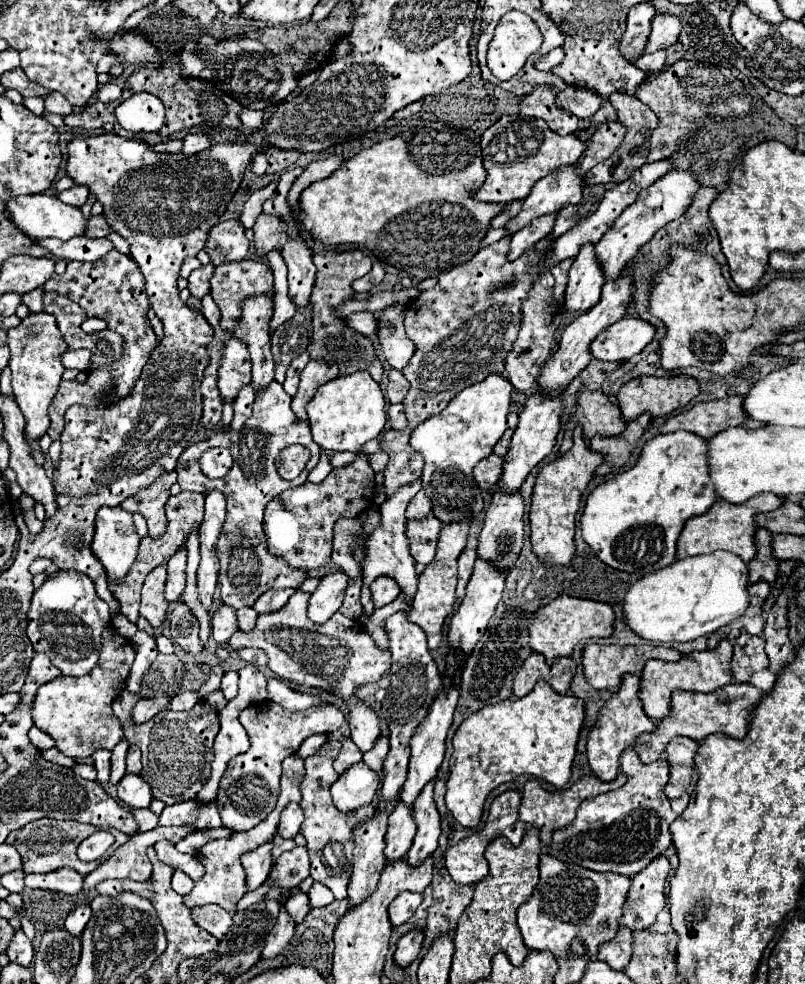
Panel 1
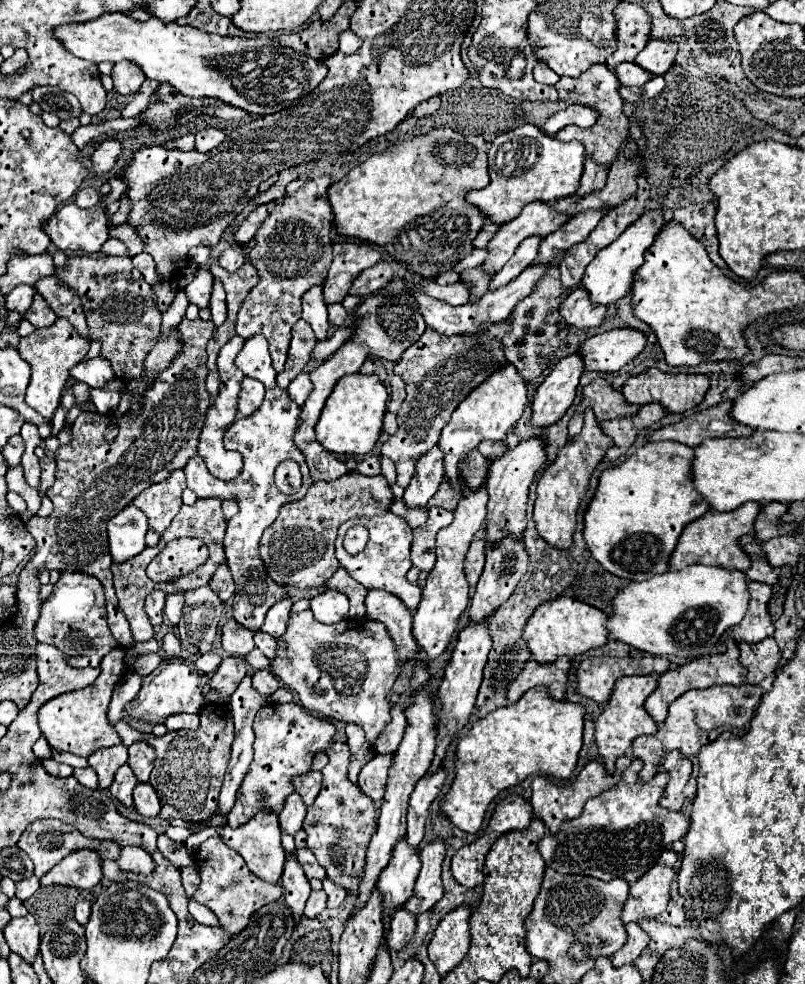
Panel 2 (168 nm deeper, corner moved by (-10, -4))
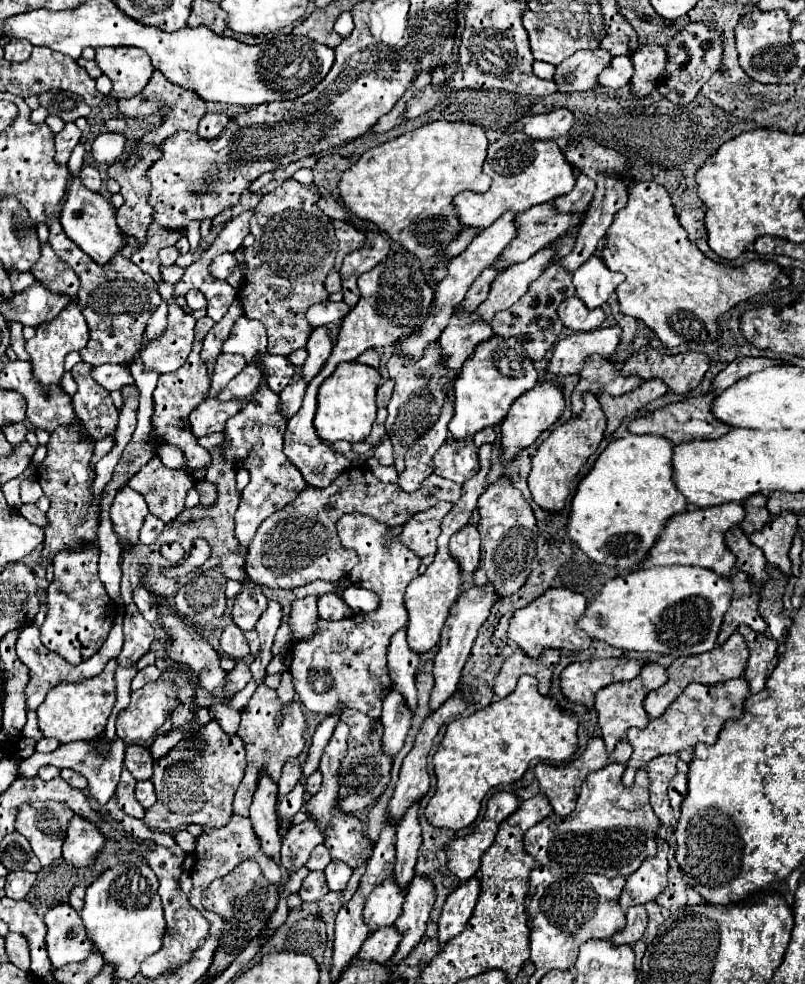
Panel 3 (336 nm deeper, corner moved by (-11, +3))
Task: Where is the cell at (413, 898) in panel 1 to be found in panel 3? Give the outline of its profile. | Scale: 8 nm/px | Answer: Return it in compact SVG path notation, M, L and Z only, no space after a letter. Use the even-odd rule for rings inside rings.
M383 927L363 943L359 951L359 959L375 961L379 965L389 963L397 945L399 945L399 931L393 927Z

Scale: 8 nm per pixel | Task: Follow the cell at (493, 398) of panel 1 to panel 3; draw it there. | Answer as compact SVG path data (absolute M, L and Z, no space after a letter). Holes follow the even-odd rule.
M493 335L483 341L475 353L465 361L457 381L455 381L455 415L449 421L449 431L453 439L463 439L475 435L477 431L497 425L505 419L511 403L523 393L537 385L537 371L533 361L527 357L523 345L517 337Z

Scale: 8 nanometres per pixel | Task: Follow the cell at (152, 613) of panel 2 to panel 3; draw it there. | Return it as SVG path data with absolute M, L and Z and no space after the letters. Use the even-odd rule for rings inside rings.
M143 587L133 589L133 601L135 601L139 613L141 613L141 615L145 617L145 621L149 621L149 623L155 623L155 621L157 621L157 609L151 605L153 599L155 599L155 597L153 597L147 589L143 589Z

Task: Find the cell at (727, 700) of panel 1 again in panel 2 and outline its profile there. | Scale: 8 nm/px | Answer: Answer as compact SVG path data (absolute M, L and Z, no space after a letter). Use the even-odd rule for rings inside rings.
M712 686L706 690L688 690L680 698L676 698L670 708L668 708L668 718L666 722L660 724L658 732L654 736L638 736L632 742L634 754L644 762L642 774L644 776L654 776L658 772L658 764L662 756L670 750L680 750L684 756L698 754L698 750L718 738L726 730L734 730L736 736L744 736L750 728L750 720L760 704L764 690L760 686Z

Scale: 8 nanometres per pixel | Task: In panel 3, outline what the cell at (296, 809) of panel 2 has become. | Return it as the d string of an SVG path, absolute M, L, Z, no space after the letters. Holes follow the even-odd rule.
M289 757L289 761L285 761L285 765L283 765L281 779L277 781L279 795L285 797L295 787L295 783L299 781L299 777L301 777L301 761L297 757Z

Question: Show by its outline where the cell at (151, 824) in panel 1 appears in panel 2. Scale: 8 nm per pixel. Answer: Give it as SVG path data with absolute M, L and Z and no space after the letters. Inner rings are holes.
M168 826L168 828L164 830L164 836L168 836L168 838L174 840L174 842L186 842L186 838L190 836L190 832L188 832L188 828L174 828L174 826Z

